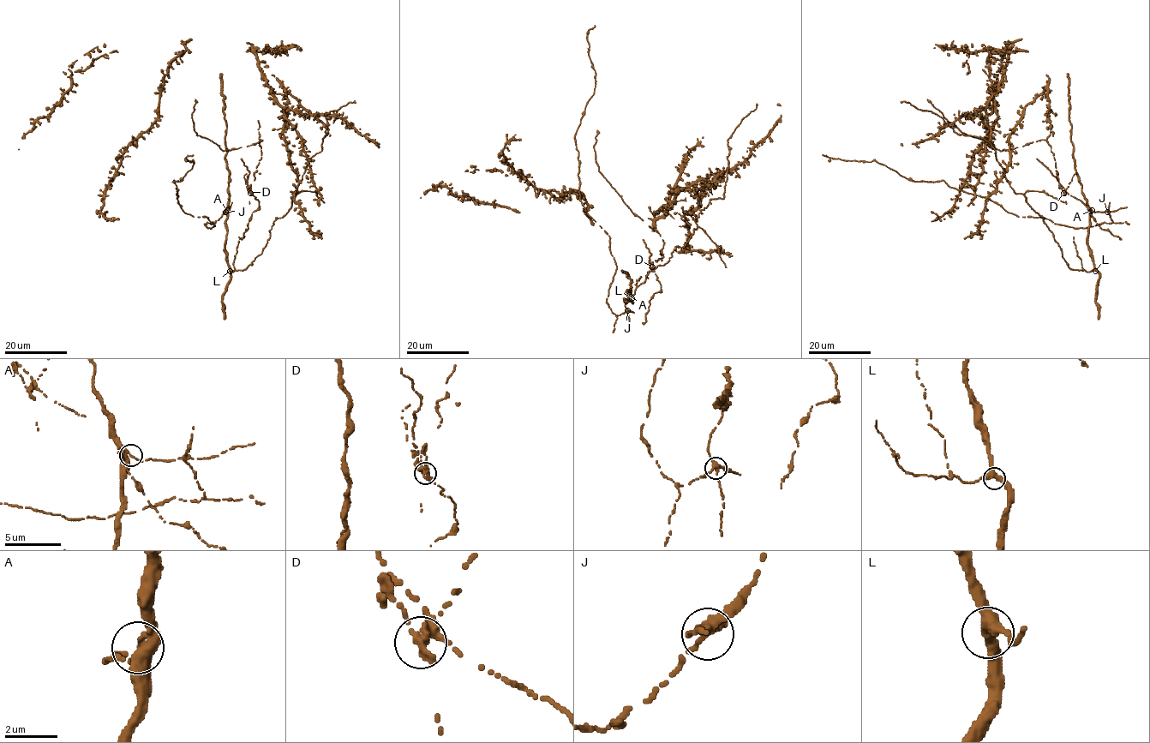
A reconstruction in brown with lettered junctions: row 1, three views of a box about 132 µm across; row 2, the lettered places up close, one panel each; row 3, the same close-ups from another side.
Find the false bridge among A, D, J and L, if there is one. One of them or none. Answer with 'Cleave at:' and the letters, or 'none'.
Cleave at: D

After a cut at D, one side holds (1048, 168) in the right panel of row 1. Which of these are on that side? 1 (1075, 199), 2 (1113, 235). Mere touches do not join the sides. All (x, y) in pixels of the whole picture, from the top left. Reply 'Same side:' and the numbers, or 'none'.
Same side: 1, 2

